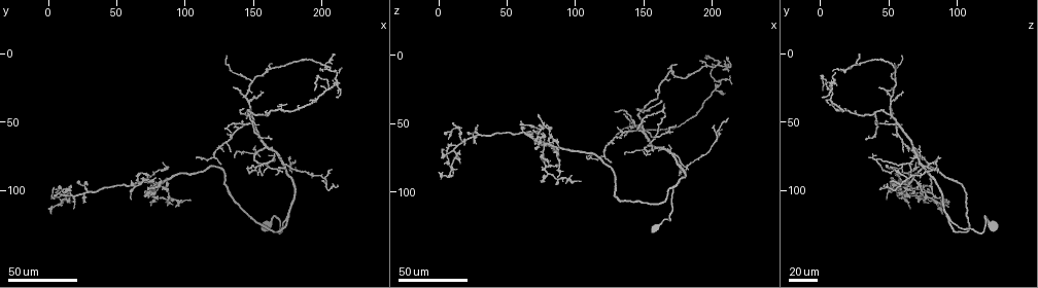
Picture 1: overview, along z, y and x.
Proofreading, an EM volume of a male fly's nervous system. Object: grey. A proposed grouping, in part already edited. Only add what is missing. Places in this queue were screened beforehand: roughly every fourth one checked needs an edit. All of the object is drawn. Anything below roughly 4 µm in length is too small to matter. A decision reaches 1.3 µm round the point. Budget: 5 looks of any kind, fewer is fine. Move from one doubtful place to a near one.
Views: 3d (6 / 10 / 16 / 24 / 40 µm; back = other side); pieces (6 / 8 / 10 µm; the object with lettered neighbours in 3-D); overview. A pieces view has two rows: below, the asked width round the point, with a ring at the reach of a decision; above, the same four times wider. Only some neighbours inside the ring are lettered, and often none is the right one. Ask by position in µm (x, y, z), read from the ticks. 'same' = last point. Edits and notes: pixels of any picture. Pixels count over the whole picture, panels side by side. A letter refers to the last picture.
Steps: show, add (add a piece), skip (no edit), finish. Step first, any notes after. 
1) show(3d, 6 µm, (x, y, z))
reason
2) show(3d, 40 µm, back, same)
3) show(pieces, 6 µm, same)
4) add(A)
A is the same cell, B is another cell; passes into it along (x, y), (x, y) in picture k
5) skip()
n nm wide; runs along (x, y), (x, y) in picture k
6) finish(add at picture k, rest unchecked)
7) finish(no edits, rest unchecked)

show(3d, 40 µm, (174, 84, 52))
end of a long branch

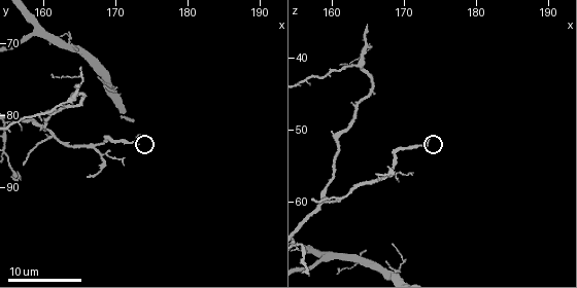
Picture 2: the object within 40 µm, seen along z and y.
show(pieces, 8 µm, (173.5, 82.5, 51.0))

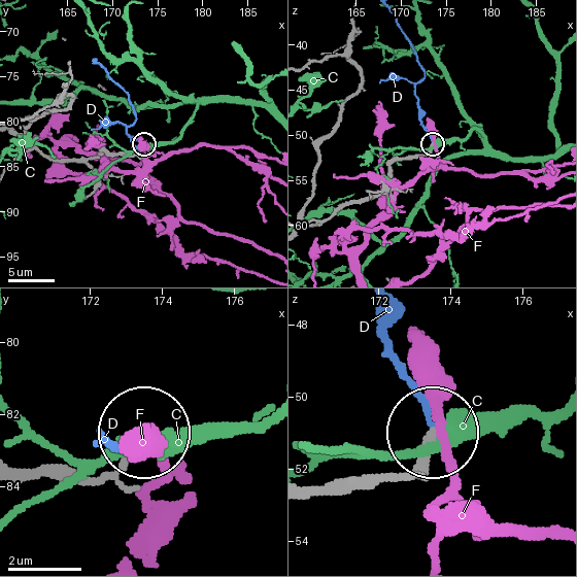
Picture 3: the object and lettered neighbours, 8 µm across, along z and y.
skip()
260 nm wide; C, D and F are other cells; no lettered piece goes on from it

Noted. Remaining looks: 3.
show(3d, 40 µm, (28, 96, 52))
an open end

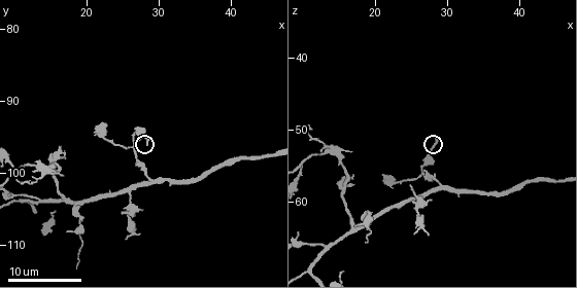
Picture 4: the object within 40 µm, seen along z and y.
show(pieces, 10 µm, (28.0, 96.0, 51.0))

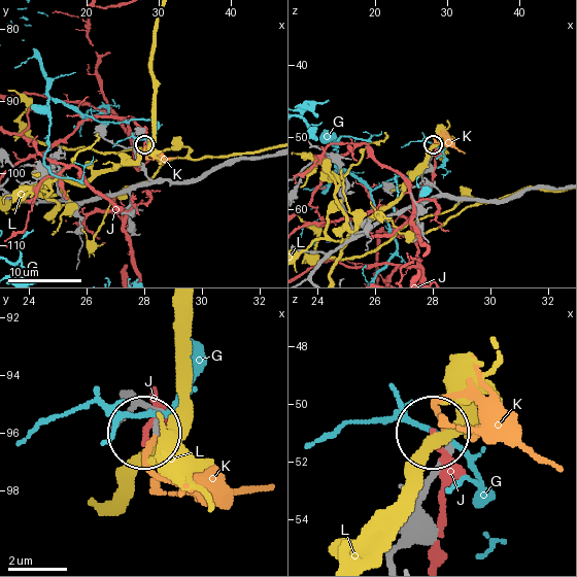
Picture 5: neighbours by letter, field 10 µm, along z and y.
add(K)
K is the same cell, G, J and L are other cells; the neuron continues

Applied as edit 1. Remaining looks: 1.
finish(add at picture 5, rest unchecked)

